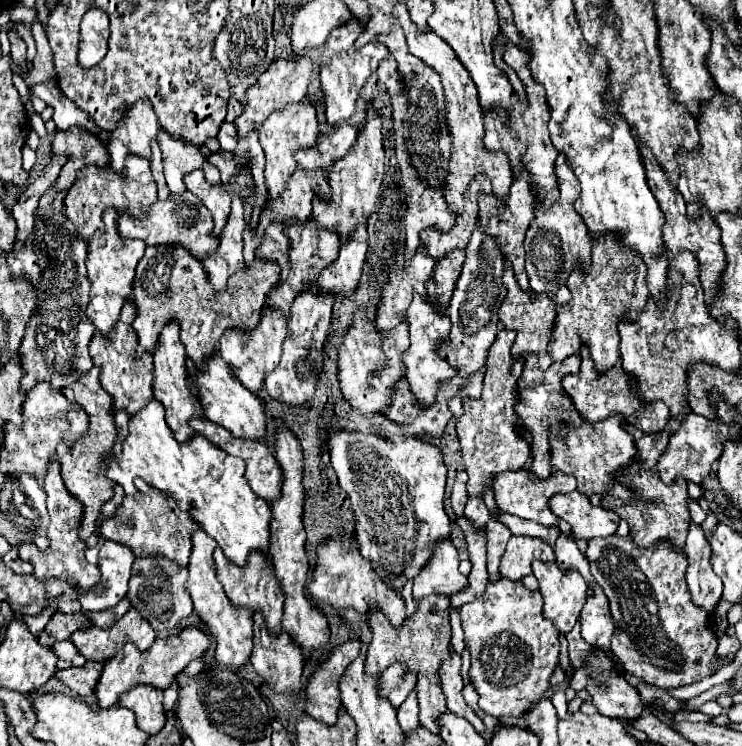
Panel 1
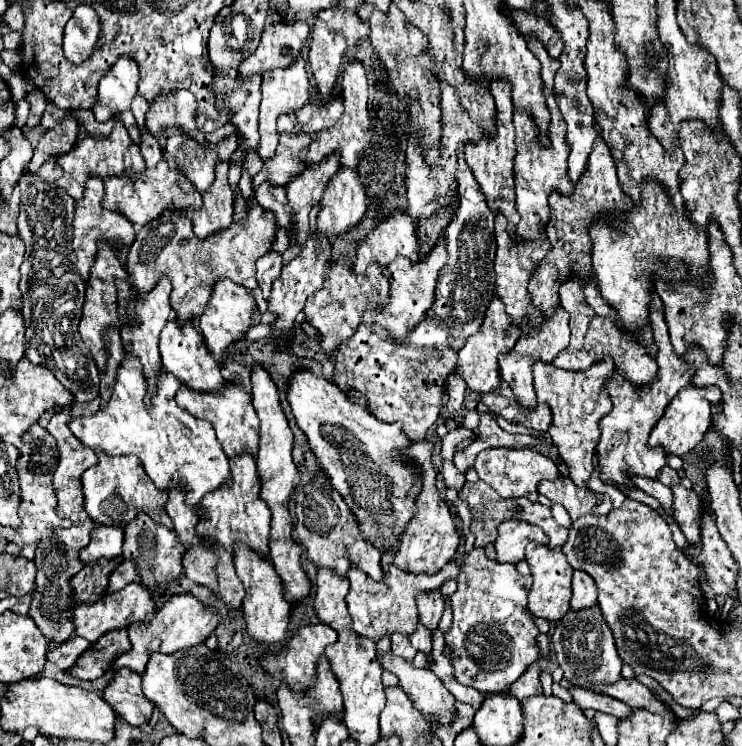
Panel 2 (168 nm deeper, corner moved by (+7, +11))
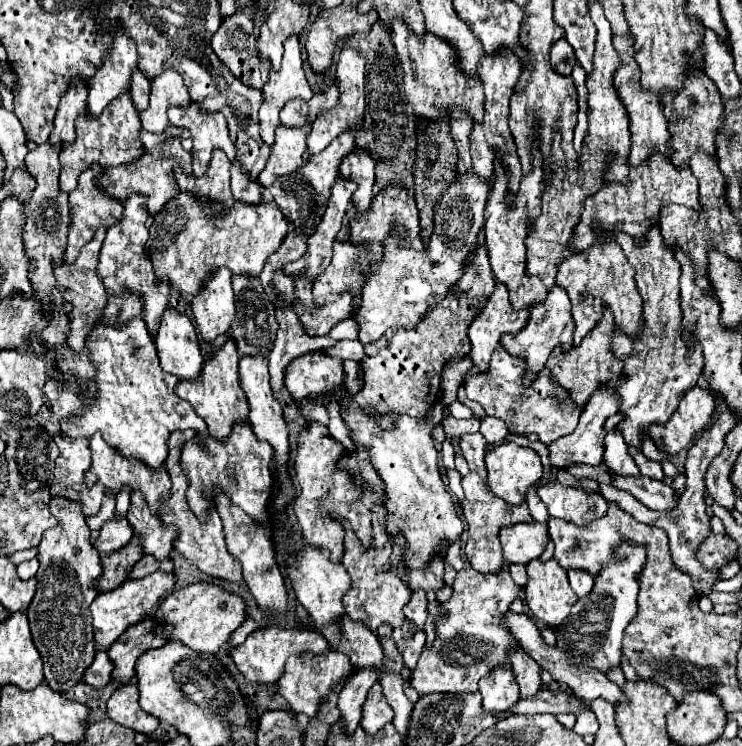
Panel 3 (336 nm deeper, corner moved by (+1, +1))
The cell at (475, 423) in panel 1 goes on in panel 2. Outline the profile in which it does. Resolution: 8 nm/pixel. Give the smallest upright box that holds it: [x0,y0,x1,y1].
[455,298,519,392]

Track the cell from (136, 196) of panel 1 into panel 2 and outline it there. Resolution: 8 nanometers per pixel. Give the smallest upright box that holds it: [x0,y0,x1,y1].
[57,122,145,202]

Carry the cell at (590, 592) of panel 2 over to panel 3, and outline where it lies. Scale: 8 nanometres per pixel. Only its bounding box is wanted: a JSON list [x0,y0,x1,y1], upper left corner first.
[567,570,593,598]

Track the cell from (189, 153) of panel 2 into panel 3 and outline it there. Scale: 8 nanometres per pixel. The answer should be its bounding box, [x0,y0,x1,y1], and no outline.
[167,104,235,176]

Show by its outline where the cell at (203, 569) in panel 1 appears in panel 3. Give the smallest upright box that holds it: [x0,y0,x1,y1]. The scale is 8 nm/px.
[159,430,243,582]

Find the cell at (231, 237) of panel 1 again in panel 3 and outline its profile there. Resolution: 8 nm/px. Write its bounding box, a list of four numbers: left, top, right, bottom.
[175,150,235,208]

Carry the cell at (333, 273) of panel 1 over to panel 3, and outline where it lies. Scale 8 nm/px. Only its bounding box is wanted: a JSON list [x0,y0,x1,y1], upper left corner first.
[339,148,375,212]

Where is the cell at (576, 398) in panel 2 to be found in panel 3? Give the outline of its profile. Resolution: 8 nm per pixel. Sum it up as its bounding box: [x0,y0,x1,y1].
[547,310,623,406]

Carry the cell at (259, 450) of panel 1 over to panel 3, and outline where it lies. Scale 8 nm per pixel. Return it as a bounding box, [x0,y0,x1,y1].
[175,340,249,442]

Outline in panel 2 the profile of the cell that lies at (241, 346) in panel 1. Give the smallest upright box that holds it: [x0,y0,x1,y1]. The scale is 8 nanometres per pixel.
[201,280,257,364]

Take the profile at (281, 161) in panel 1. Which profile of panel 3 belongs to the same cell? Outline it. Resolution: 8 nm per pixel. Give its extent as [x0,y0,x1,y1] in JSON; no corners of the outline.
[259,36,313,144]

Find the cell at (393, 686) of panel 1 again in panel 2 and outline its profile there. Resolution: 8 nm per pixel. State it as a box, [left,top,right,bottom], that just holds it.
[391,634,417,660]

